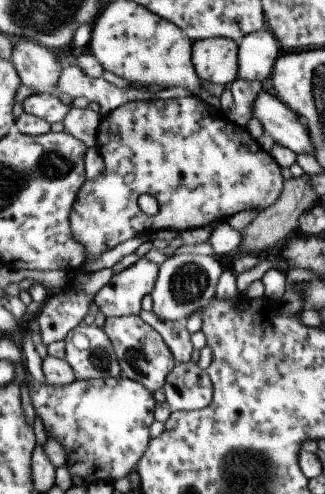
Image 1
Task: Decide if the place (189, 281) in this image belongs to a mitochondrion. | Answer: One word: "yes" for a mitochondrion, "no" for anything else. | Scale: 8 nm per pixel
yes

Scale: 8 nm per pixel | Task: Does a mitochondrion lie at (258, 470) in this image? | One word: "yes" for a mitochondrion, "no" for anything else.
yes

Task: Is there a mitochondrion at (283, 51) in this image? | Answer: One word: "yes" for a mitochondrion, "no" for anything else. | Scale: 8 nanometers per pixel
no

